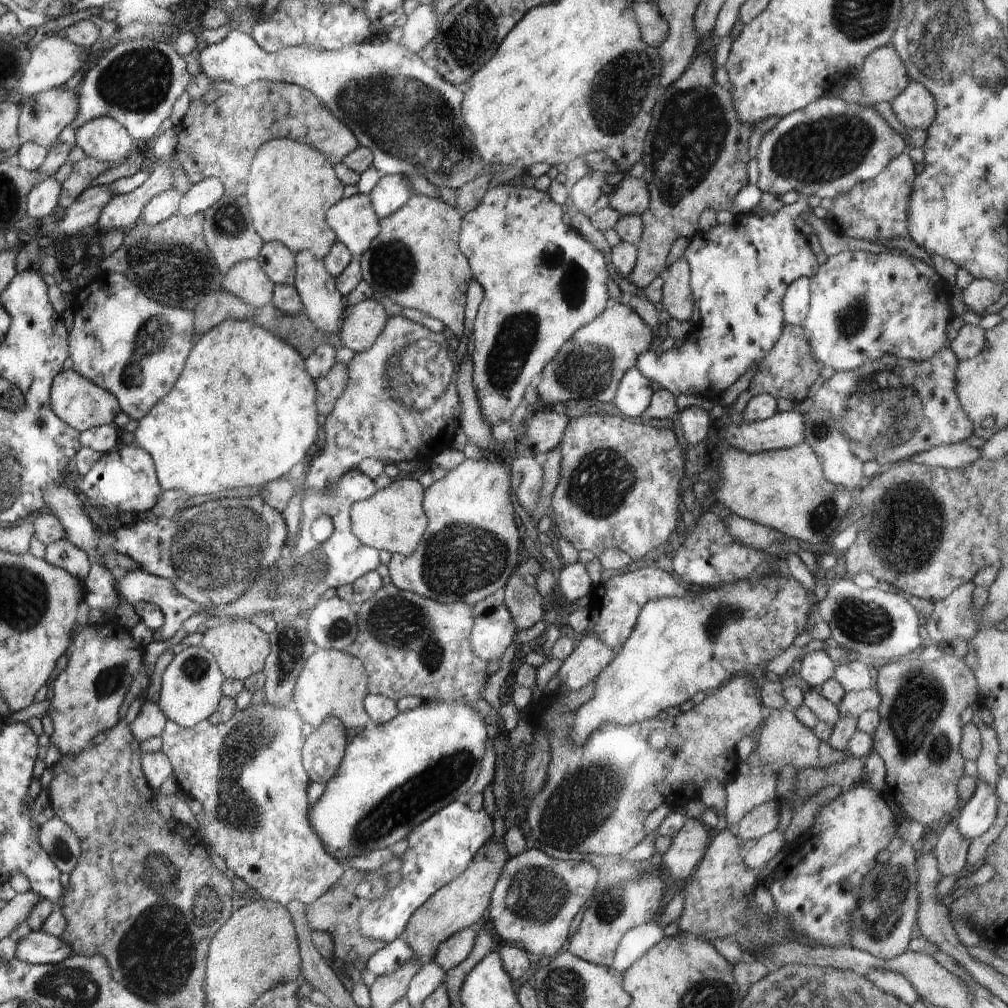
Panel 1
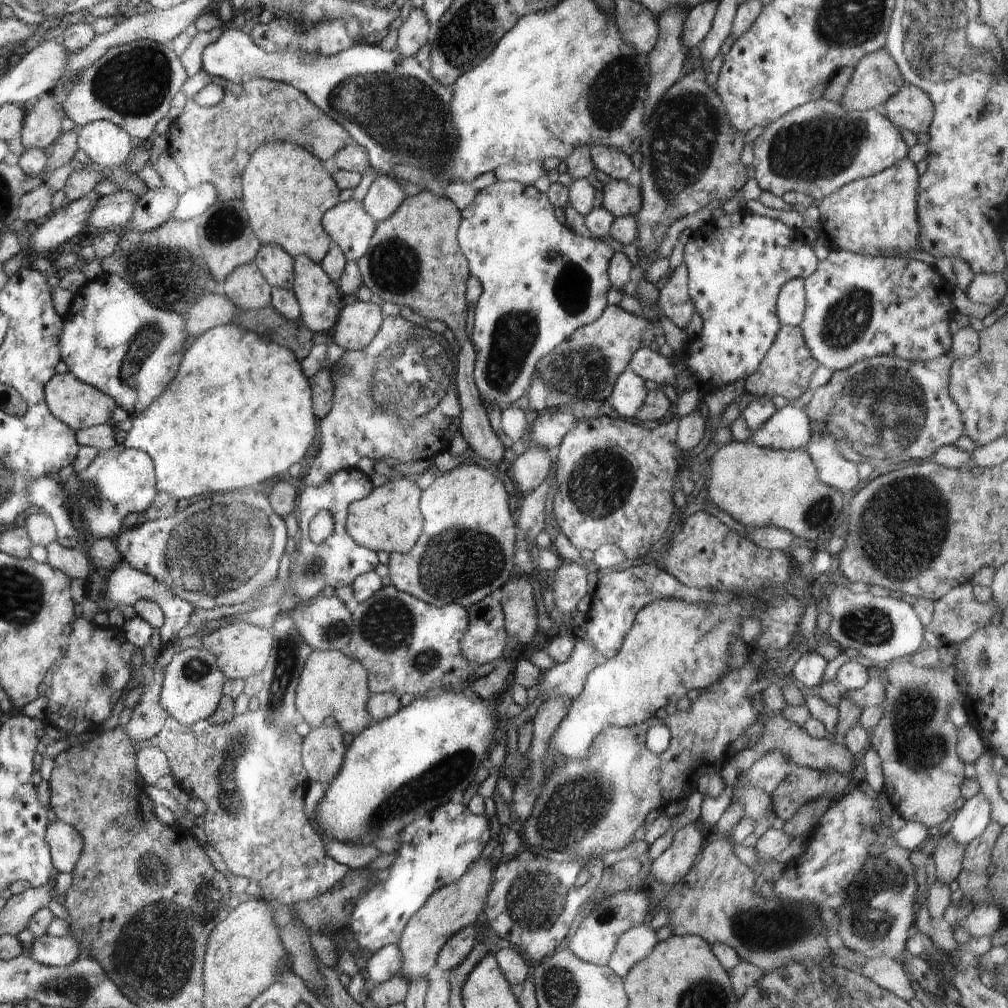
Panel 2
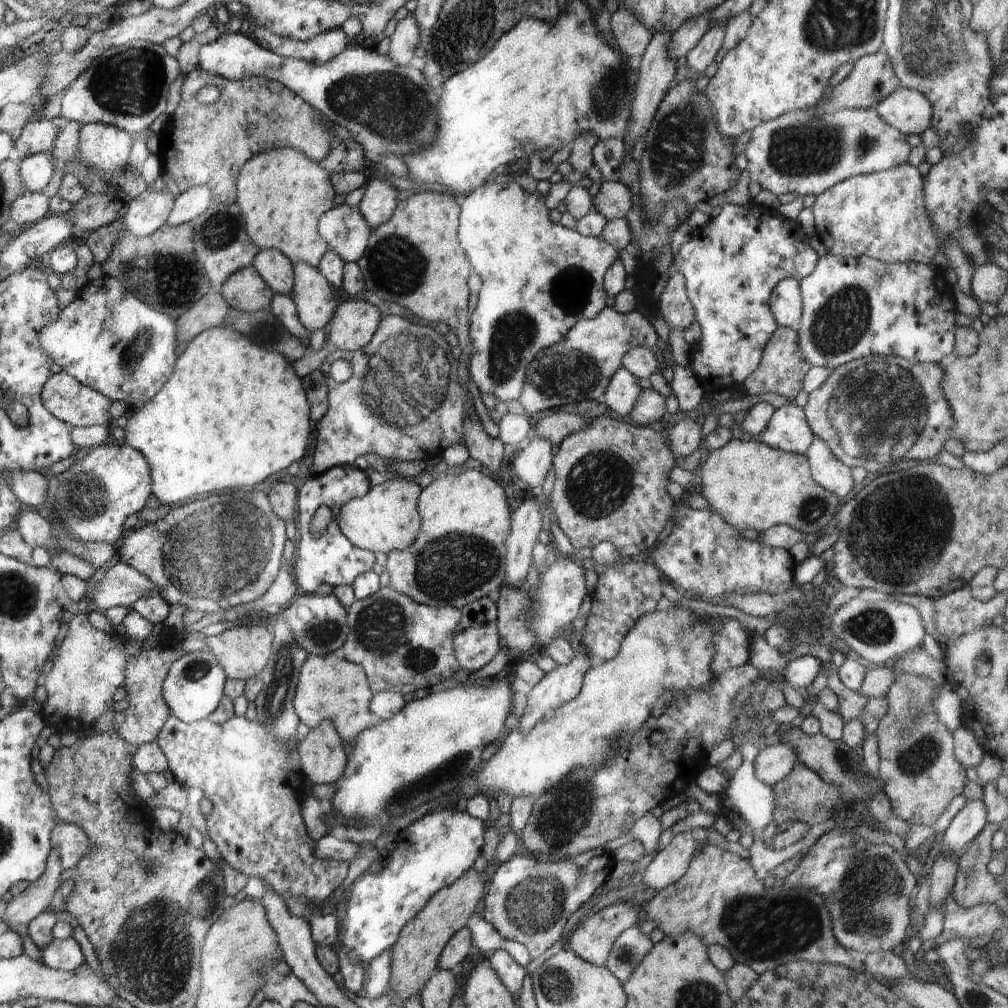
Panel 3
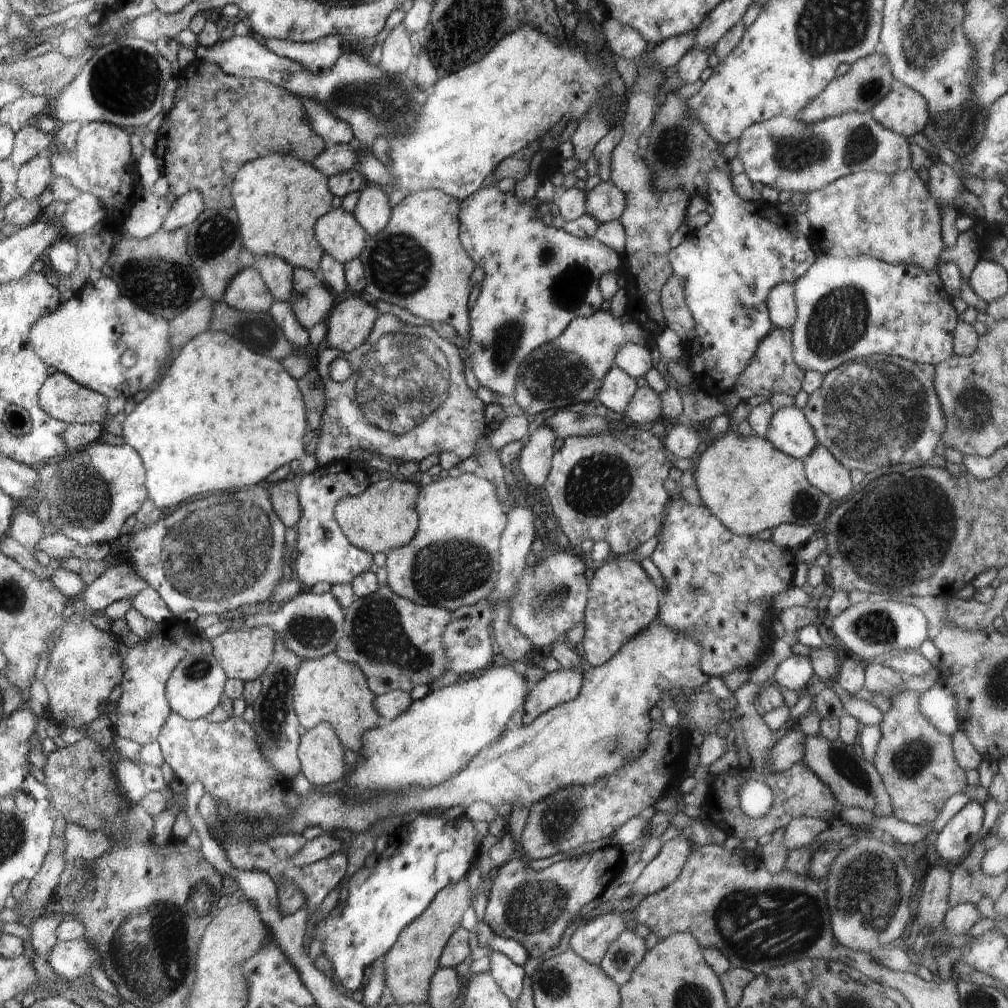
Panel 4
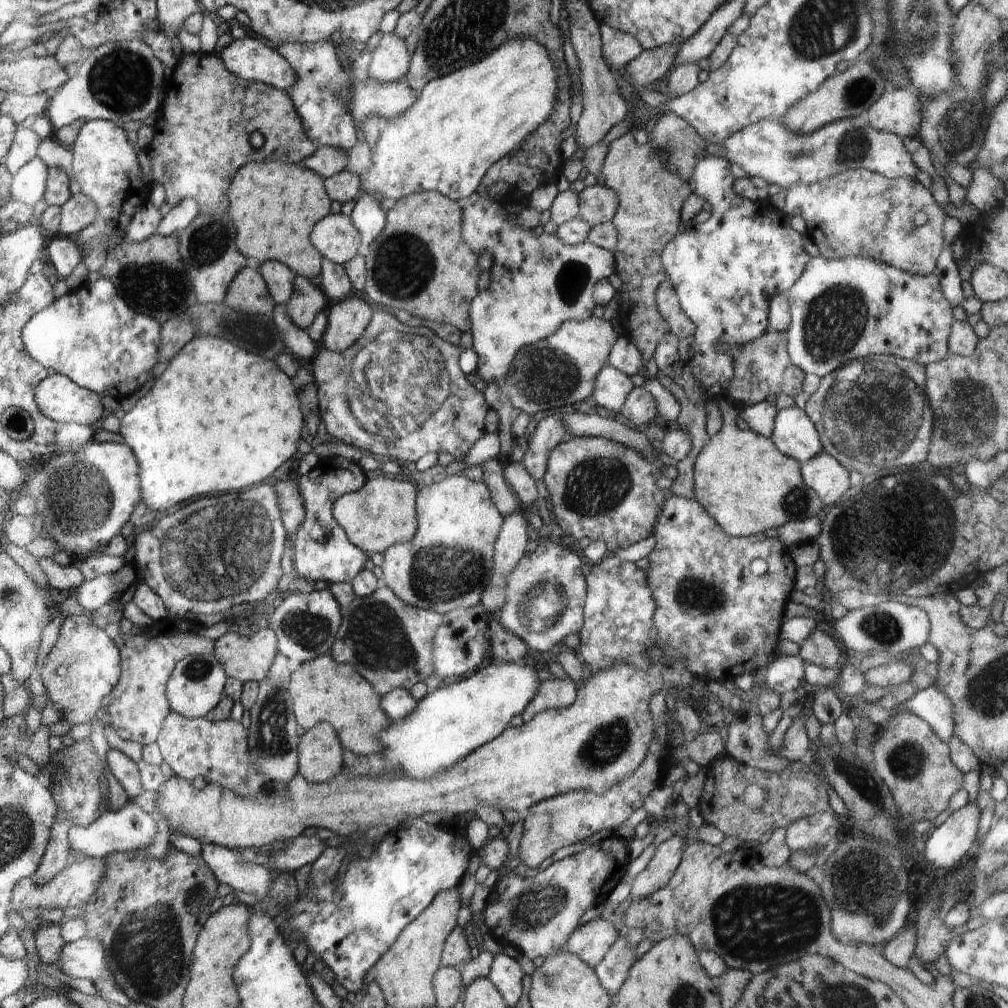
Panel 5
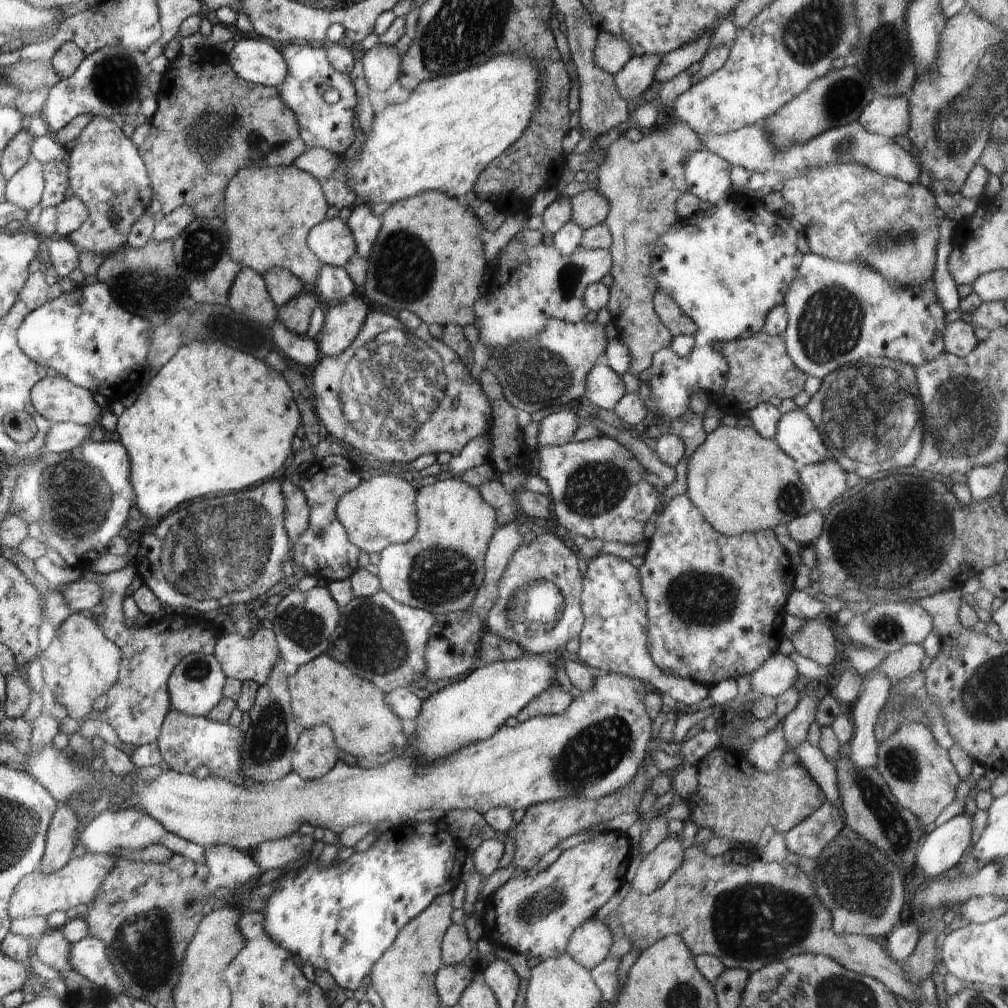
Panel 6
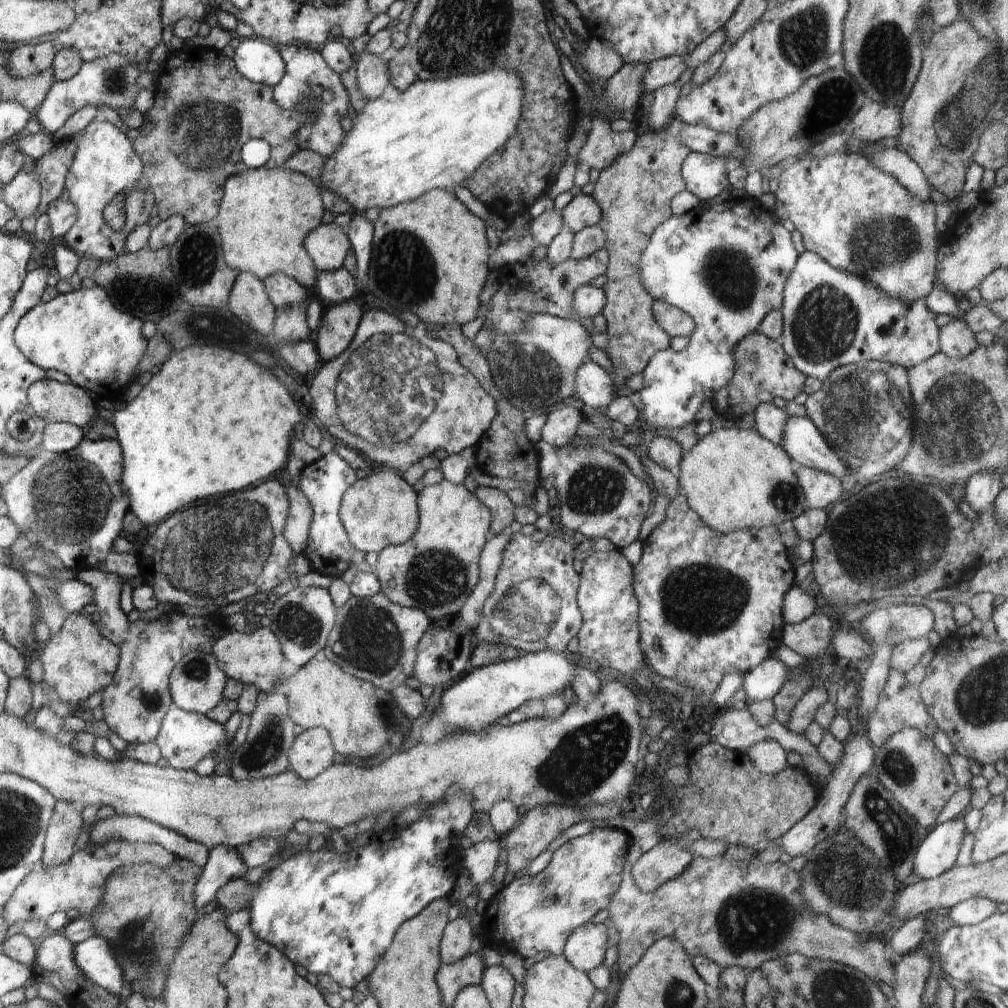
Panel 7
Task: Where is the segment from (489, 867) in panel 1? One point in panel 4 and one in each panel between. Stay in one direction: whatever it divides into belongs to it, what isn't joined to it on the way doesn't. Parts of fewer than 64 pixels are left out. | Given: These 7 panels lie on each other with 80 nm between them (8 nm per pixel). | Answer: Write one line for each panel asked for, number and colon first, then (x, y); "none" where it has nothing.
2: (455, 906)
3: (415, 955)
4: (409, 965)

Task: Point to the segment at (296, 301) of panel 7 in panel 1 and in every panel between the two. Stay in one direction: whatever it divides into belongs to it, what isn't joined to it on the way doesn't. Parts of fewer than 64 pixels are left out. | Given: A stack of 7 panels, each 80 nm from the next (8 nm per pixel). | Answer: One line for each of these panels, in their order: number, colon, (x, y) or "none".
1: (279, 262)
2: (279, 267)
3: (273, 266)
4: (277, 273)
5: (280, 278)
6: (283, 285)

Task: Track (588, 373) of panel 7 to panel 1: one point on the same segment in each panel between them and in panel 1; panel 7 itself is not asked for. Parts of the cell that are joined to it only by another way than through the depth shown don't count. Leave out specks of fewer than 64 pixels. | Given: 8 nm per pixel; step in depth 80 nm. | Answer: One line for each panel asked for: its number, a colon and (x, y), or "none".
1: (633, 395)
2: (629, 393)
3: (623, 389)
4: (617, 388)
5: (612, 387)
6: (605, 388)

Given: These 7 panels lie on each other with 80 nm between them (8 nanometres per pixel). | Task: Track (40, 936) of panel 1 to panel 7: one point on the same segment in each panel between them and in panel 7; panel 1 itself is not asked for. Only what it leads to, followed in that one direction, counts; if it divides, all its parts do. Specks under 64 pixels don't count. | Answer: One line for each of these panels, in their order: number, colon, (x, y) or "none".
2: (51, 951)
3: (66, 954)
4: (69, 959)
5: (84, 958)
6: (87, 956)
7: (93, 957)

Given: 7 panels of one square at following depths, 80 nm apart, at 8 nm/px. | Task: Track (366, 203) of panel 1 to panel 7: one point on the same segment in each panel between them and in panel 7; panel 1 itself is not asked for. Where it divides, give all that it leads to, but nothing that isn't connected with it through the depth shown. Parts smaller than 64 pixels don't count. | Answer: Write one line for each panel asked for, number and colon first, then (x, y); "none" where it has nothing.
2: (351, 226)
3: (344, 228)
4: (339, 232)
5: (337, 238)
6: (333, 242)
7: (329, 244)

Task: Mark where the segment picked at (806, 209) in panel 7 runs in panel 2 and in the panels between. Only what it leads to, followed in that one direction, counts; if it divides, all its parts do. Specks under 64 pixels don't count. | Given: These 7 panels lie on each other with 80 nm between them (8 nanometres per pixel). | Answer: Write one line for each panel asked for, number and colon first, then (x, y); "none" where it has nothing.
2: (877, 215)
3: (882, 215)
4: (892, 217)
5: (897, 221)
6: (849, 212)

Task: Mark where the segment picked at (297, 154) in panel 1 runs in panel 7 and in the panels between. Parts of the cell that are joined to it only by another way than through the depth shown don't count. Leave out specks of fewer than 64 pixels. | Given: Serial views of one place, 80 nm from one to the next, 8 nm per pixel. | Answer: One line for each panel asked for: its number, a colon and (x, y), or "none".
2: (288, 189)
3: (284, 194)
4: (295, 194)
5: (277, 205)
6: (272, 212)
7: (267, 215)

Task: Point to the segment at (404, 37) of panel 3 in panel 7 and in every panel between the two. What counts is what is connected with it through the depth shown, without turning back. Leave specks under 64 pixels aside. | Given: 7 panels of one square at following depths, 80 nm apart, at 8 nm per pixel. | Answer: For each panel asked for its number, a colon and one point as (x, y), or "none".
4: (397, 54)
5: (390, 62)
6: (381, 64)
7: (372, 71)

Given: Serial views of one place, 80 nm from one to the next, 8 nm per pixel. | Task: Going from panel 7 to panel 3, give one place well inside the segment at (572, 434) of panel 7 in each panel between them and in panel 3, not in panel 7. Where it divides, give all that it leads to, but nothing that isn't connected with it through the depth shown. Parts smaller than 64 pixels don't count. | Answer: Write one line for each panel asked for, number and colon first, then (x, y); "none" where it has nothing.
3: (532, 464)
4: (534, 465)
5: (549, 431)
6: (557, 428)

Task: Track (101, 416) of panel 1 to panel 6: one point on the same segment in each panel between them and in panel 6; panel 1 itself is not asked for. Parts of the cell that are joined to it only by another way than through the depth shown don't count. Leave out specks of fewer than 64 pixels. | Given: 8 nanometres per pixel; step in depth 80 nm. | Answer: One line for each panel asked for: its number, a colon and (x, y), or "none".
2: (81, 406)
3: (68, 401)
4: (63, 398)
5: (58, 397)
6: (56, 398)

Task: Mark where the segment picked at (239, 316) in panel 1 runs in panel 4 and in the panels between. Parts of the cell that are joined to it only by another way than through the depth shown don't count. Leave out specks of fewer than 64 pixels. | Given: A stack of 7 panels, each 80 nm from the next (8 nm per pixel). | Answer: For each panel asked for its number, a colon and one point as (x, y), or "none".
2: (214, 309)
3: (210, 311)
4: (196, 320)

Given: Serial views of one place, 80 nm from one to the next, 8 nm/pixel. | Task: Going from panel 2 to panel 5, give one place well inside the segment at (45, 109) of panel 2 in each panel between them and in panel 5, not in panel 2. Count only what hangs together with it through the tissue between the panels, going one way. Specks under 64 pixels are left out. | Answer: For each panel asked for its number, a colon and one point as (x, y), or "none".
3: (37, 136)
4: (30, 141)
5: (25, 144)

